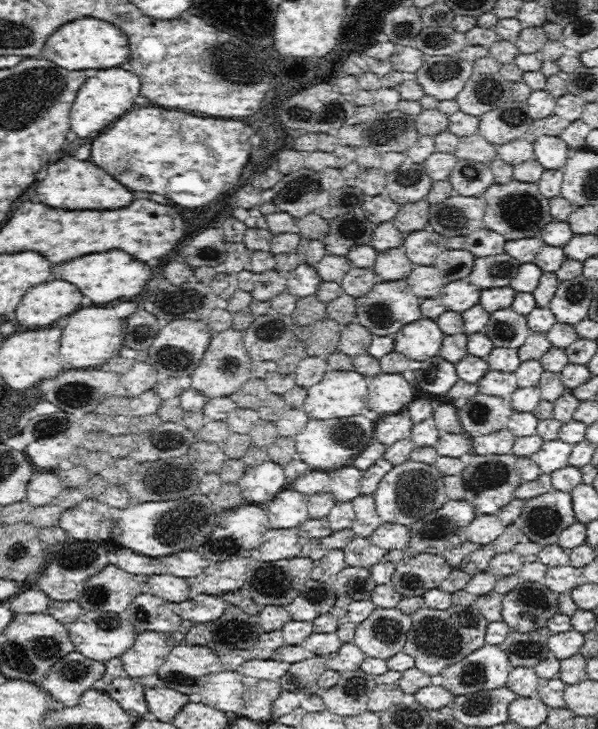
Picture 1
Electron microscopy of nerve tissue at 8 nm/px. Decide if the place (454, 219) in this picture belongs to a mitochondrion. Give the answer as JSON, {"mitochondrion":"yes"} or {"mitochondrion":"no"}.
{"mitochondrion":"yes"}

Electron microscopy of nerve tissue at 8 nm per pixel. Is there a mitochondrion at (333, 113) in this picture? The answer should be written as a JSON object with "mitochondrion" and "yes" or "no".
{"mitochondrion":"yes"}

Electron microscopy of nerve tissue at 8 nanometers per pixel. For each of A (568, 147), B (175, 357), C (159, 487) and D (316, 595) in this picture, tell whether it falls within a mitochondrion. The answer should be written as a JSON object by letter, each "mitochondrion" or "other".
{"A":"other","B":"mitochondrion","C":"other","D":"mitochondrion"}

